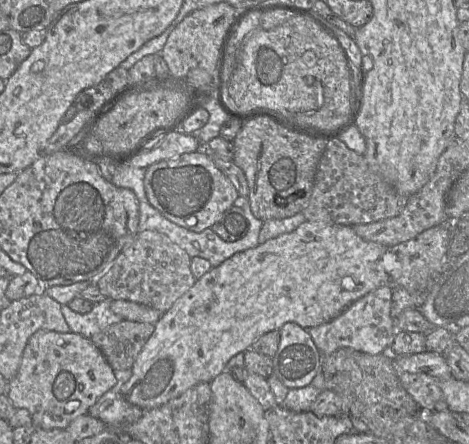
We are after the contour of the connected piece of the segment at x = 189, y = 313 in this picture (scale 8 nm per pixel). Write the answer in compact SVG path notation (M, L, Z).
M303 222L296 230L282 234L276 238L267 240L255 248L248 249L234 254L217 267L212 267L201 278L197 279L194 285L185 292L175 303L164 312L154 325L154 331L144 344L141 352L136 358L131 370L132 375L121 388L121 396L130 404L138 406L142 411L159 407L170 400L178 397L192 386L211 381L226 370L227 362L236 354L245 352L253 342L260 336L271 331L279 331L281 327L293 322L308 330L320 324L327 323L339 316L350 304L357 299L384 285L391 285L391 276L383 267L383 255L388 247L382 244L367 241L358 236L351 225L327 224L324 222Z

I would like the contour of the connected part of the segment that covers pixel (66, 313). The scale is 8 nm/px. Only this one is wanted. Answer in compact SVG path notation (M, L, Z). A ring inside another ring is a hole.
M104 299L94 303L92 310L86 314L72 311L68 305L61 305L61 313L70 328L70 332L79 334L87 339L101 332L110 325L119 323L123 318L112 312L112 299Z

